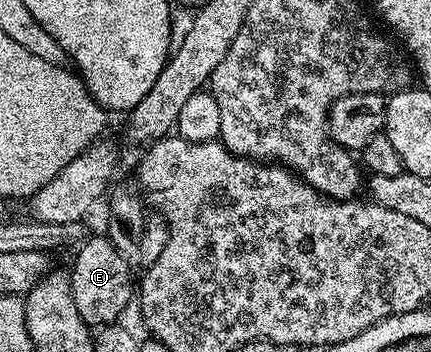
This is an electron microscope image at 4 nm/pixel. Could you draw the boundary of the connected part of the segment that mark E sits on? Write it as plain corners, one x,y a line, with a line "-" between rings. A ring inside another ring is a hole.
92,236
74,251
75,263
69,266
71,304
88,327
109,326
120,321
123,309
133,302
132,267
106,236

